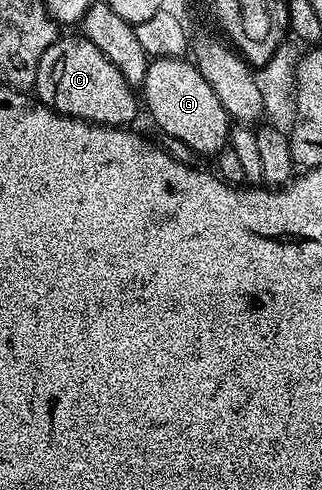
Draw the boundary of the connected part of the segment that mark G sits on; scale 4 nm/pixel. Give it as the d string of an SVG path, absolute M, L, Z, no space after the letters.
M187 58L179 59L152 59L146 69L146 77L142 84L142 103L148 106L148 111L152 114L152 119L169 135L172 139L177 139L180 143L185 143L192 151L197 151L200 155L215 157L222 148L230 143L230 117L226 109L222 109L222 101L210 89L206 77L196 68L195 62Z

